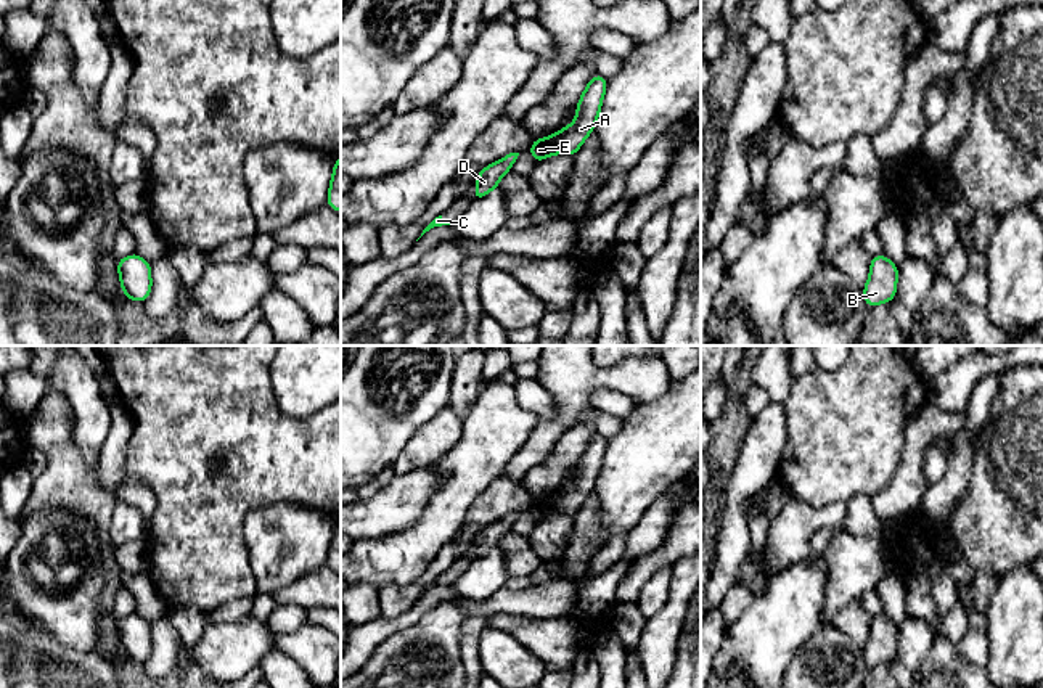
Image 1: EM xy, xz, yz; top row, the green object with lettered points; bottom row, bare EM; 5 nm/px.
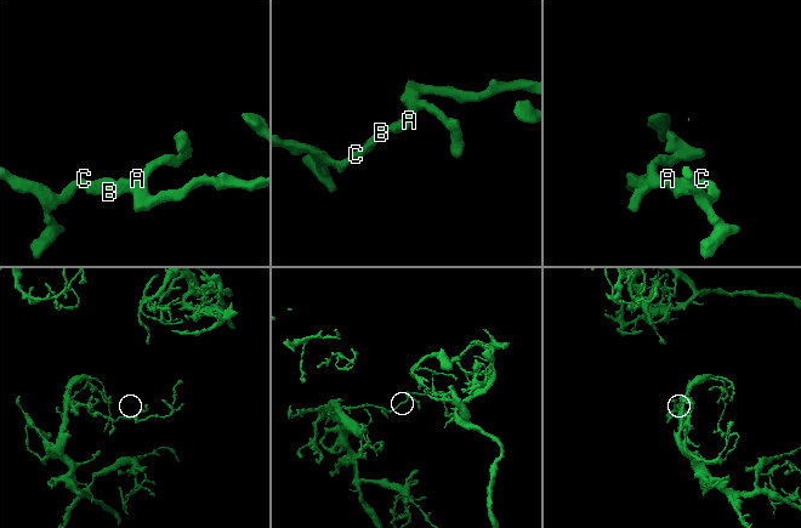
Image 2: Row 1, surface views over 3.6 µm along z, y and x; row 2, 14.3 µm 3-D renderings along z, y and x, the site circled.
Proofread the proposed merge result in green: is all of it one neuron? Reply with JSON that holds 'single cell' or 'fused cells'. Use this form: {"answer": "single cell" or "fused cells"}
{"answer": "single cell"}

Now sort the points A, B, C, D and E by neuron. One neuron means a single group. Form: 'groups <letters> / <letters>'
groups A B C D E

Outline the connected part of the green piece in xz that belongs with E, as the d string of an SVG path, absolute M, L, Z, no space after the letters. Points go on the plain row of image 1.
M595 434L575 466L575 481L551 497L535 498L530 505L529 513L535 522L542 522L556 513L574 518L587 497L595 490L606 448L607 439Z

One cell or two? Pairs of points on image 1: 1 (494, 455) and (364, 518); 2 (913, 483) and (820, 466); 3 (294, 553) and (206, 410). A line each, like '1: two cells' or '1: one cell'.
1: two cells
2: two cells
3: two cells

